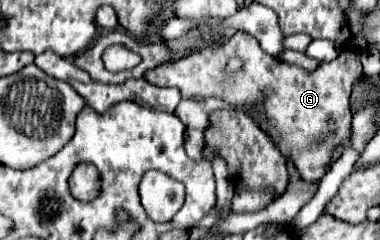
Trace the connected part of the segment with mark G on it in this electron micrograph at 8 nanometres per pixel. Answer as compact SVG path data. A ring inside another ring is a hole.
M237 31L233 37L193 51L191 55L157 65L145 71L145 81L157 87L175 87L185 97L219 97L235 109L249 113L259 127L273 139L281 155L293 163L301 181L319 183L329 171L333 151L349 145L351 133L351 89L363 77L359 55L339 53L333 61L321 61L315 71L305 71L271 57L255 37ZM229 59L241 59L241 69L227 73Z

